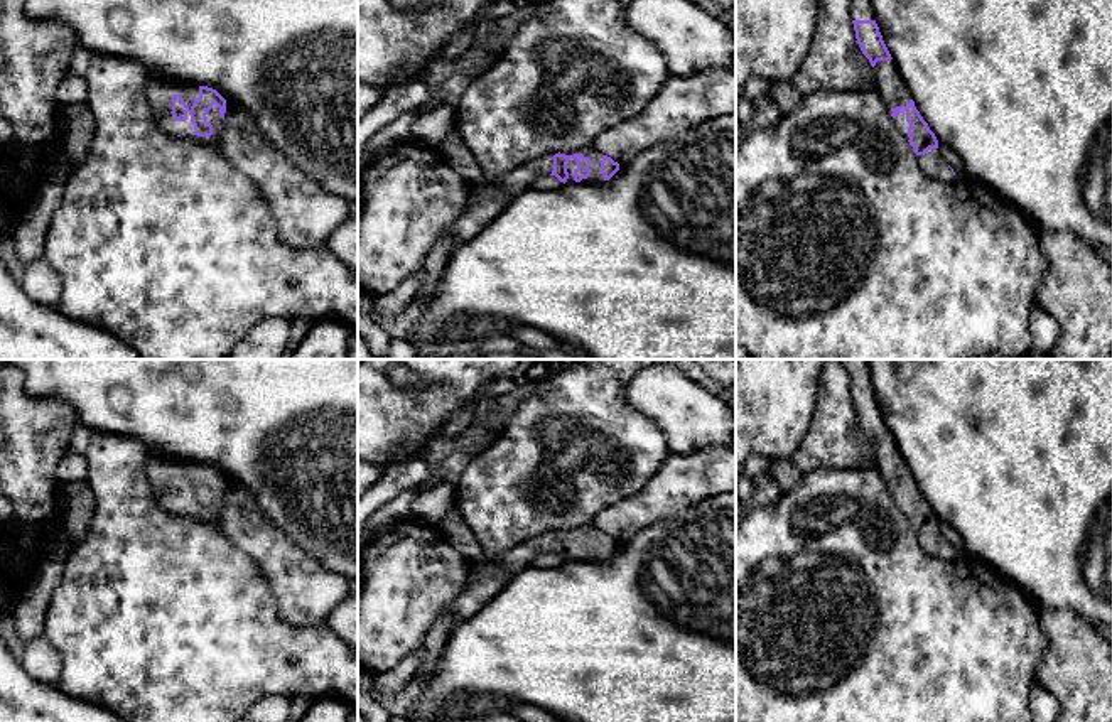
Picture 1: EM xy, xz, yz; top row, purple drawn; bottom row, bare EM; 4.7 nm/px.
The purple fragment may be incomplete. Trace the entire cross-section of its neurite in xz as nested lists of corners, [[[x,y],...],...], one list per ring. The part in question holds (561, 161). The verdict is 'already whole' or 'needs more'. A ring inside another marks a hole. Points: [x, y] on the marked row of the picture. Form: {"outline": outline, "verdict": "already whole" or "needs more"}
{"outline": [[[594,147],[579,150],[562,150],[542,155],[521,164],[503,175],[496,187],[506,196],[518,196],[532,189],[538,175],[555,175],[560,182],[597,184],[609,180],[619,170],[619,164],[602,155]]], "verdict": "needs more"}

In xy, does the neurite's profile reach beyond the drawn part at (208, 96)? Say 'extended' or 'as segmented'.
extended

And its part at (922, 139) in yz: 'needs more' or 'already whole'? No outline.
needs more

